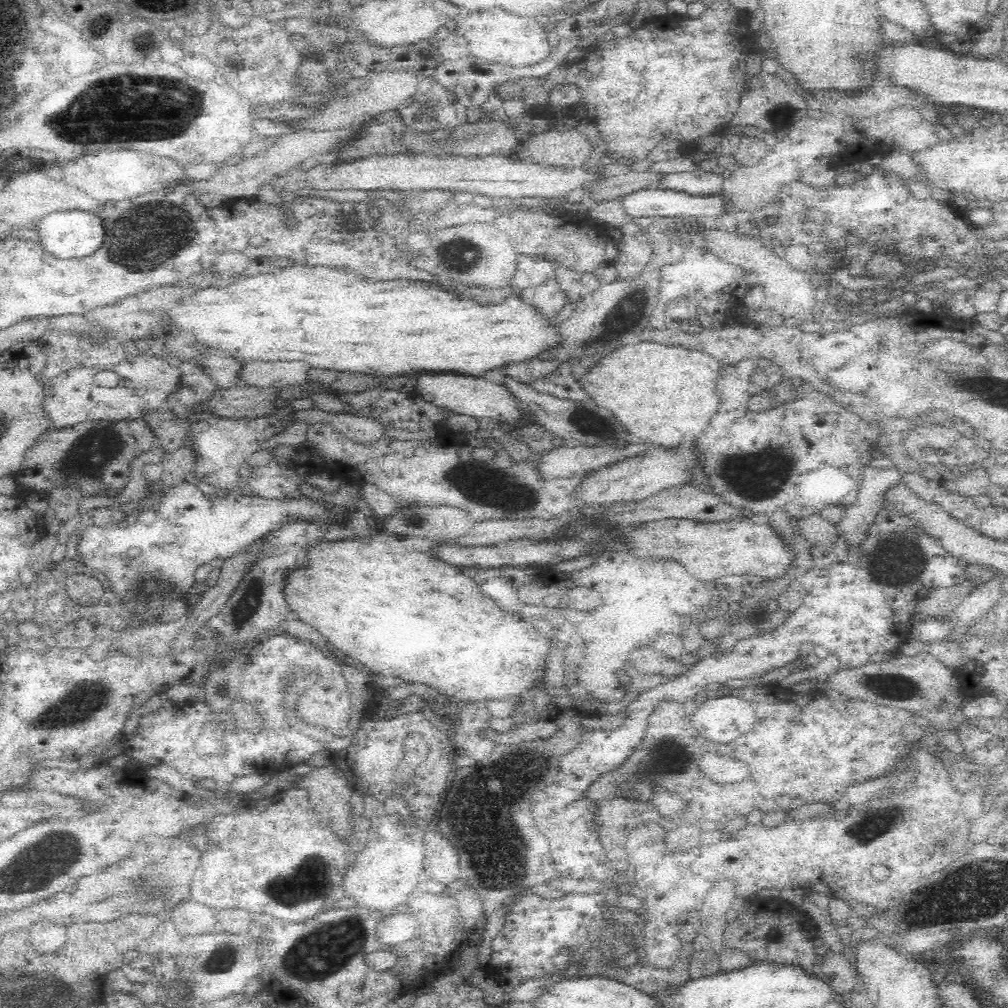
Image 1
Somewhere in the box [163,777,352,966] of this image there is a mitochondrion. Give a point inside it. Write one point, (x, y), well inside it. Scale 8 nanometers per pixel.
(309, 881)

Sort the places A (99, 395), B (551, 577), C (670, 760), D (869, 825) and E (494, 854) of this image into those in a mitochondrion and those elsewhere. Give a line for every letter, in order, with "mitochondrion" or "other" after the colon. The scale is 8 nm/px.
A: other
B: other
C: mitochondrion
D: mitochondrion
E: mitochondrion

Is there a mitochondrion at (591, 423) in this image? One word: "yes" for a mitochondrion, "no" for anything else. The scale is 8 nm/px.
yes

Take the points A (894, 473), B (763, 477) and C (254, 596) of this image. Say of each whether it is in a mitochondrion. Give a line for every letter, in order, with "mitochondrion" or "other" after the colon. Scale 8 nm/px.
A: other
B: mitochondrion
C: mitochondrion

